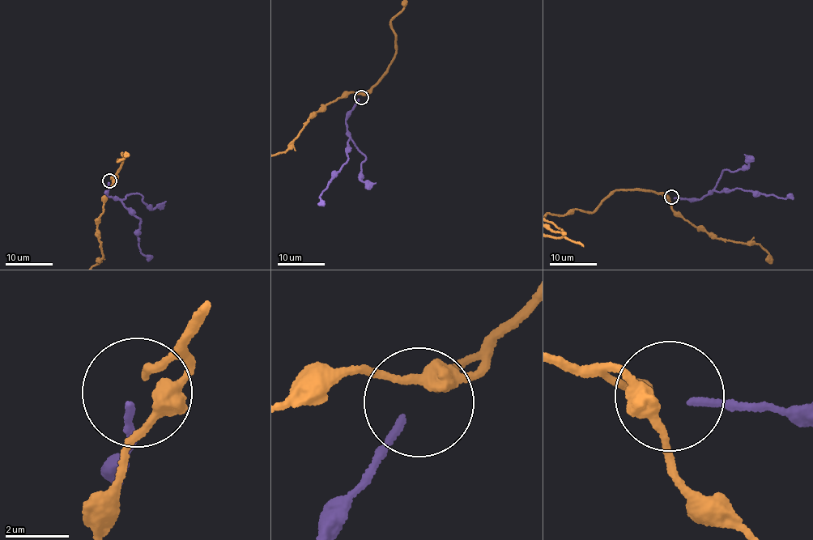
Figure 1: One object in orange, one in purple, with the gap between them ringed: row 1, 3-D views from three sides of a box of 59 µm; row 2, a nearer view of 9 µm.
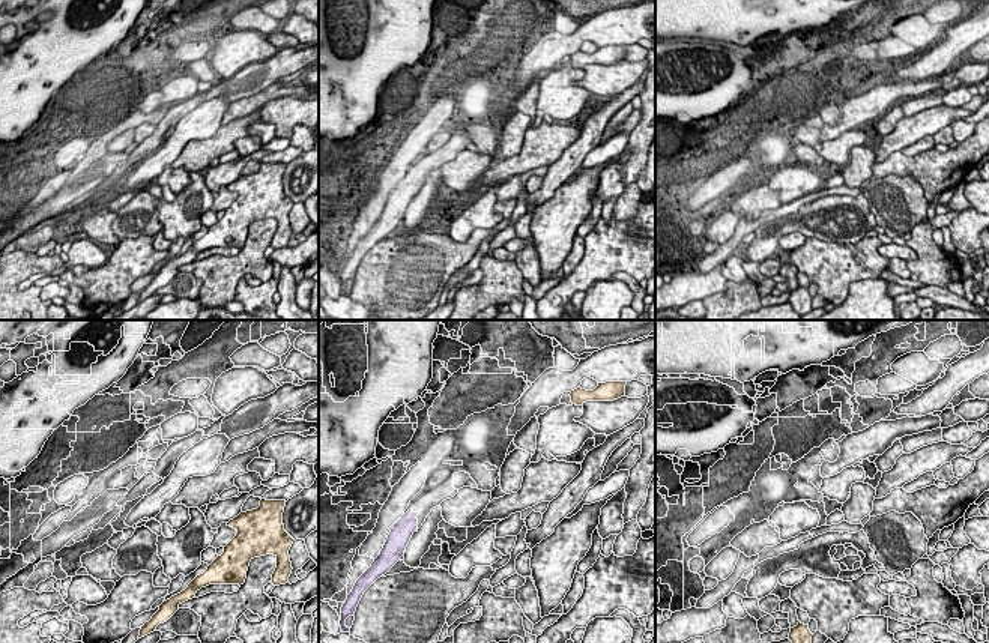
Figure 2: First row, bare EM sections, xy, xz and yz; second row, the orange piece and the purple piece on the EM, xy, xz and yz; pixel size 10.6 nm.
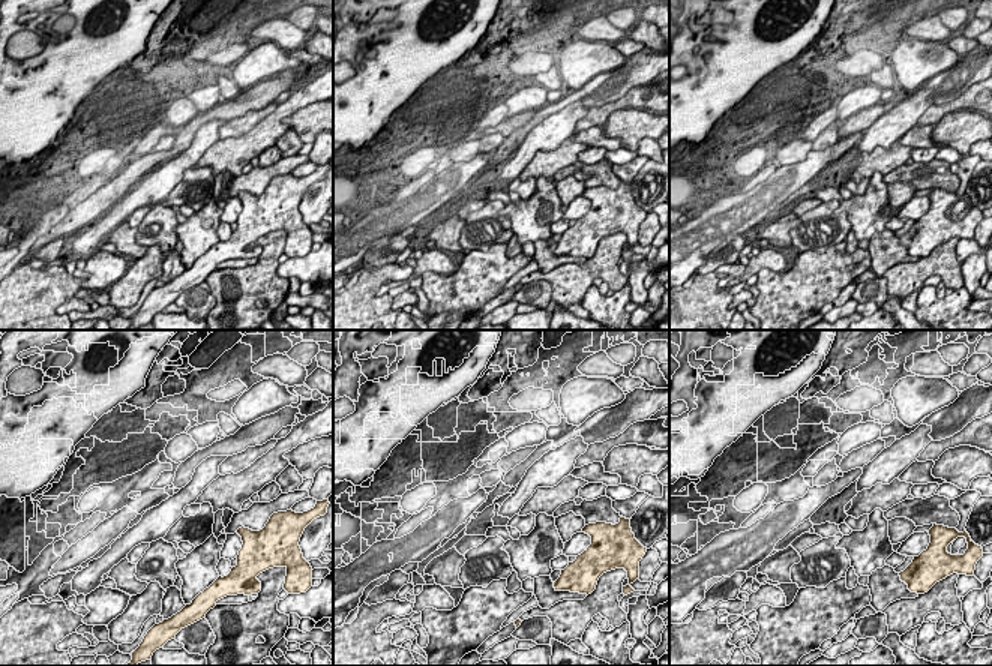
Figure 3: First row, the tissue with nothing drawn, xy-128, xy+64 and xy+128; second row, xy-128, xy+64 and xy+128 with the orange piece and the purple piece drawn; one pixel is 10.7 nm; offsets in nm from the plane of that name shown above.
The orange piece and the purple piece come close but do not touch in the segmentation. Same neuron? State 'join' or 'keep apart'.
join

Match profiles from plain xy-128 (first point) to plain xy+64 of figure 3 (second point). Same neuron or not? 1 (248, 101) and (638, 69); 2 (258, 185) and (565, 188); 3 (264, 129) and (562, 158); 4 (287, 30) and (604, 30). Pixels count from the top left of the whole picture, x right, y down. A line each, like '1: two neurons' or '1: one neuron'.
1: one neuron
2: one neuron
3: one neuron
4: one neuron

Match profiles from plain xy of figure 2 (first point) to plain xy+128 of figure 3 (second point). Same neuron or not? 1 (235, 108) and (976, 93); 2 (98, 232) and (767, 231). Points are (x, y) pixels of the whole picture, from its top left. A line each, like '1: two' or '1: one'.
1: one
2: one

